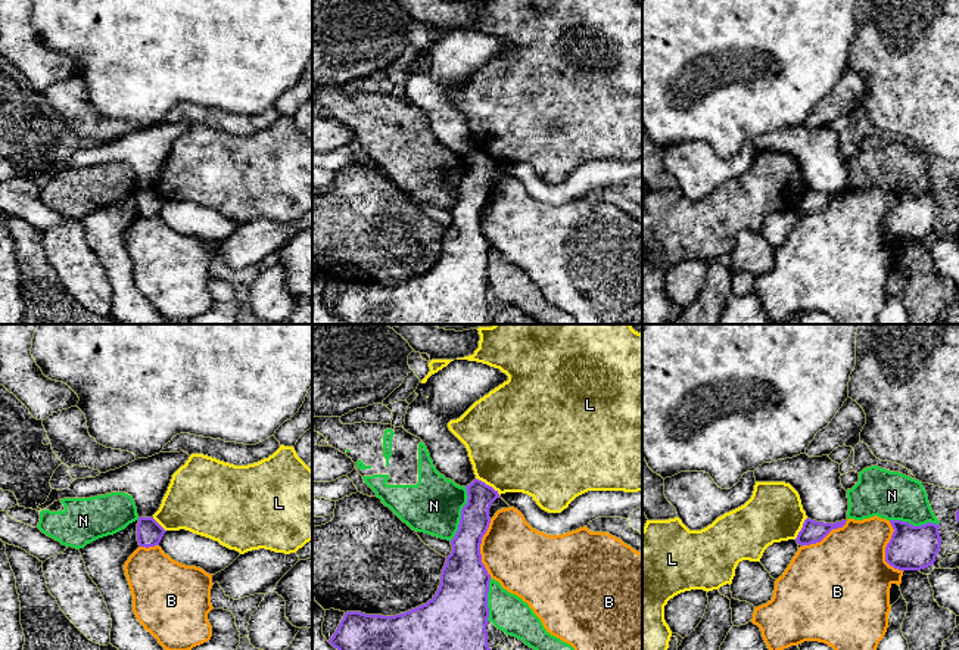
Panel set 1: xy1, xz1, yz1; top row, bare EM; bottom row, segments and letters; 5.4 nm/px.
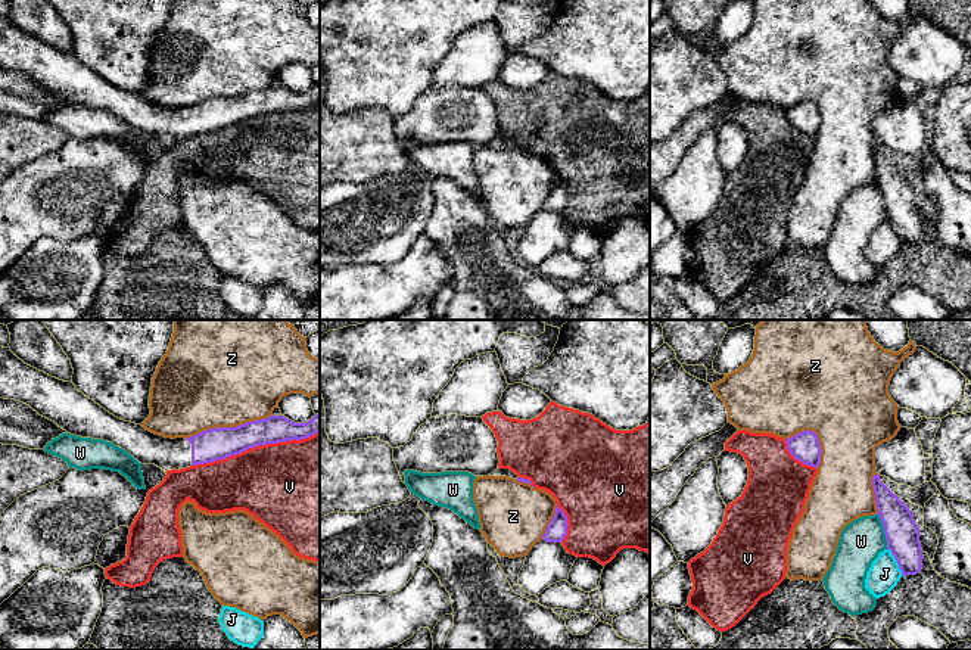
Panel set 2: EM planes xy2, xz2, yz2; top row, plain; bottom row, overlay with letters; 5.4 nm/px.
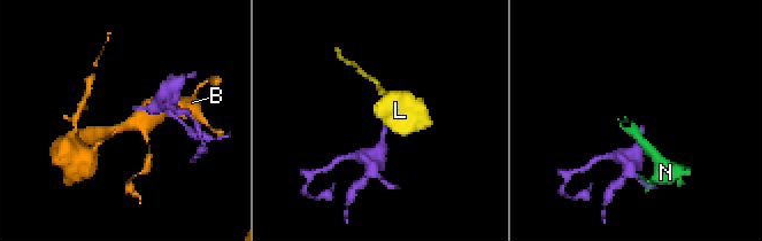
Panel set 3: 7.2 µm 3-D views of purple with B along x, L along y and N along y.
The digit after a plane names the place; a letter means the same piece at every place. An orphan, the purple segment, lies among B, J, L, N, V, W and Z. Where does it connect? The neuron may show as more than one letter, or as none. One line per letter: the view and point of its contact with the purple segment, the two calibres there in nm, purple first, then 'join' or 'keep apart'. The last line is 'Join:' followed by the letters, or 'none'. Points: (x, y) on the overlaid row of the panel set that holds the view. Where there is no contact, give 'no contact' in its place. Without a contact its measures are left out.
B: xz1 (479, 549) | 280/360 nm | keep apart
J: yz2 (896, 560) | 190/170 nm | keep apart
L: xz1 (488, 485) | 160/480 nm | keep apart
N: xz1 (461, 513) | 170/300 nm | keep apart
V: xy2 (255, 445) | 180/460 nm | keep apart
W: yz2 (884, 531) | 190/240 nm | keep apart
Z: xy2 (227, 428) | 180/500 nm | keep apart
Join: none

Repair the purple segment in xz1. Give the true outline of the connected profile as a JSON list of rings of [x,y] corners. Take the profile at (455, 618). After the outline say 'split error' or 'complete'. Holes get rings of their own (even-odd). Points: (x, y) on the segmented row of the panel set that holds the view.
[[[474,479],[467,489],[467,504],[452,551],[440,573],[440,585],[432,600],[395,616],[346,612],[329,643],[337,650],[491,650],[488,644],[488,593],[491,575],[482,563],[480,544],[491,517],[489,509],[499,498],[498,491]]] | complete

